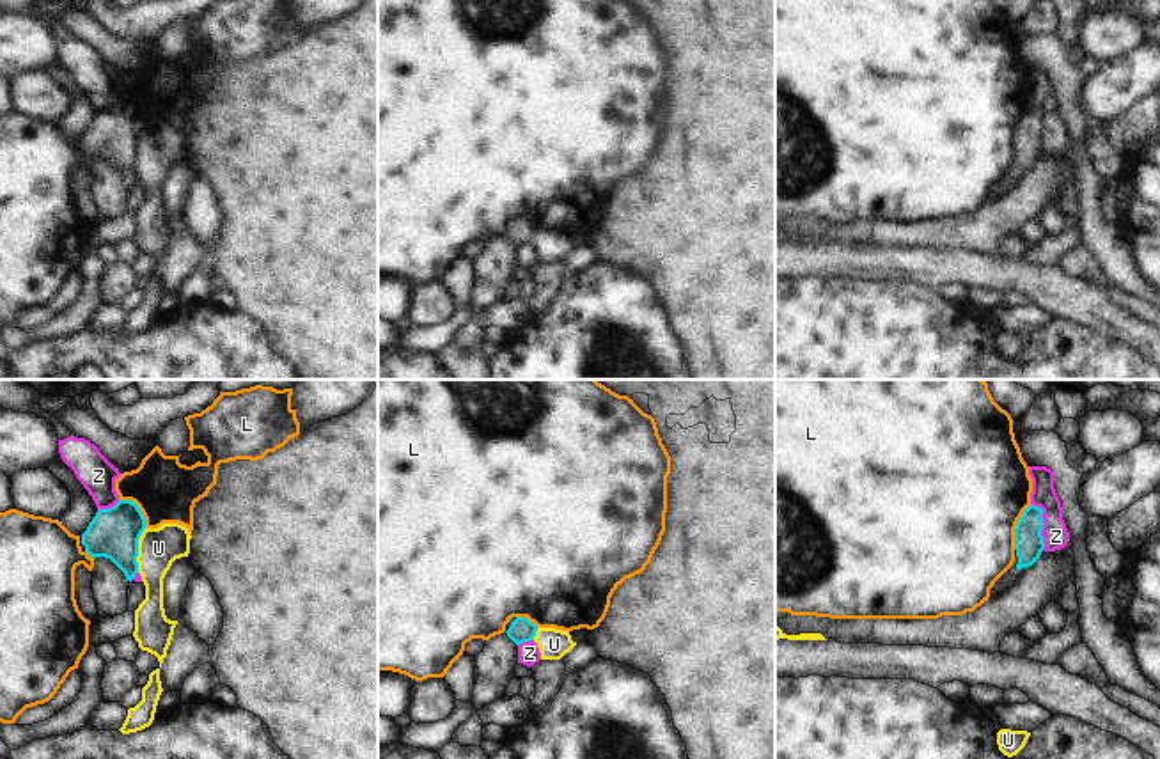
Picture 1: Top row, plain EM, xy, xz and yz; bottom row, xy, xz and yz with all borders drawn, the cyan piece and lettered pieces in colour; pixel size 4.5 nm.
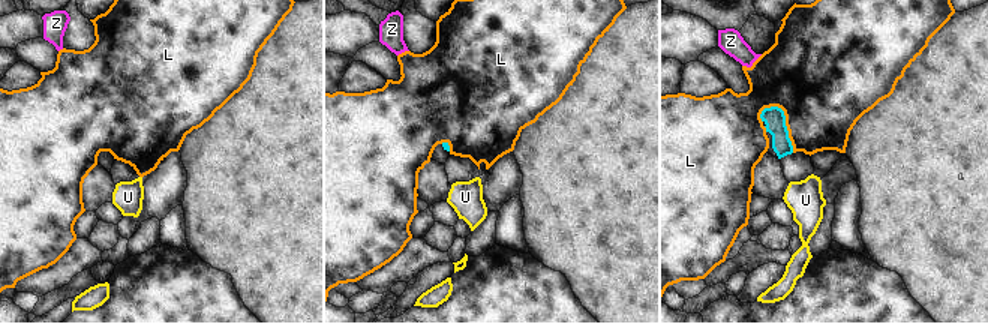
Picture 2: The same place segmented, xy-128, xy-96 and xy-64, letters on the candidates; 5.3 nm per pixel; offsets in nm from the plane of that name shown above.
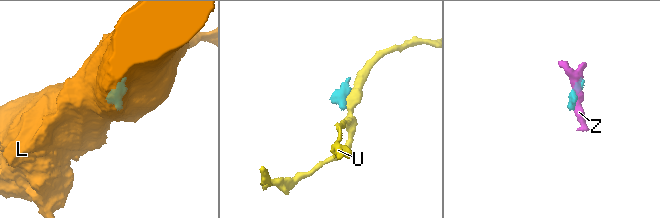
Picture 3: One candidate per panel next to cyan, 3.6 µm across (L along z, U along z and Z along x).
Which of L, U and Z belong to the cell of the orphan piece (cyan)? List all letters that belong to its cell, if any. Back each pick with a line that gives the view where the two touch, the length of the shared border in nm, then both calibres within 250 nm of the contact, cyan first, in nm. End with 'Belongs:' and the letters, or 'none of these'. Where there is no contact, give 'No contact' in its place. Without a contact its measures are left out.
Belongs: none of these

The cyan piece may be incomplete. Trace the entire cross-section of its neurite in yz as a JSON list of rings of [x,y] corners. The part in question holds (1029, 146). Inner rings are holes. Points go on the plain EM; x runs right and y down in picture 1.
[[[1029,108],[1015,131],[1015,165],[1013,168],[993,186],[990,192],[990,200],[995,200],[1004,192],[1011,190],[1022,176],[1032,168],[1041,154],[1045,153],[1043,145],[1043,112]]]

